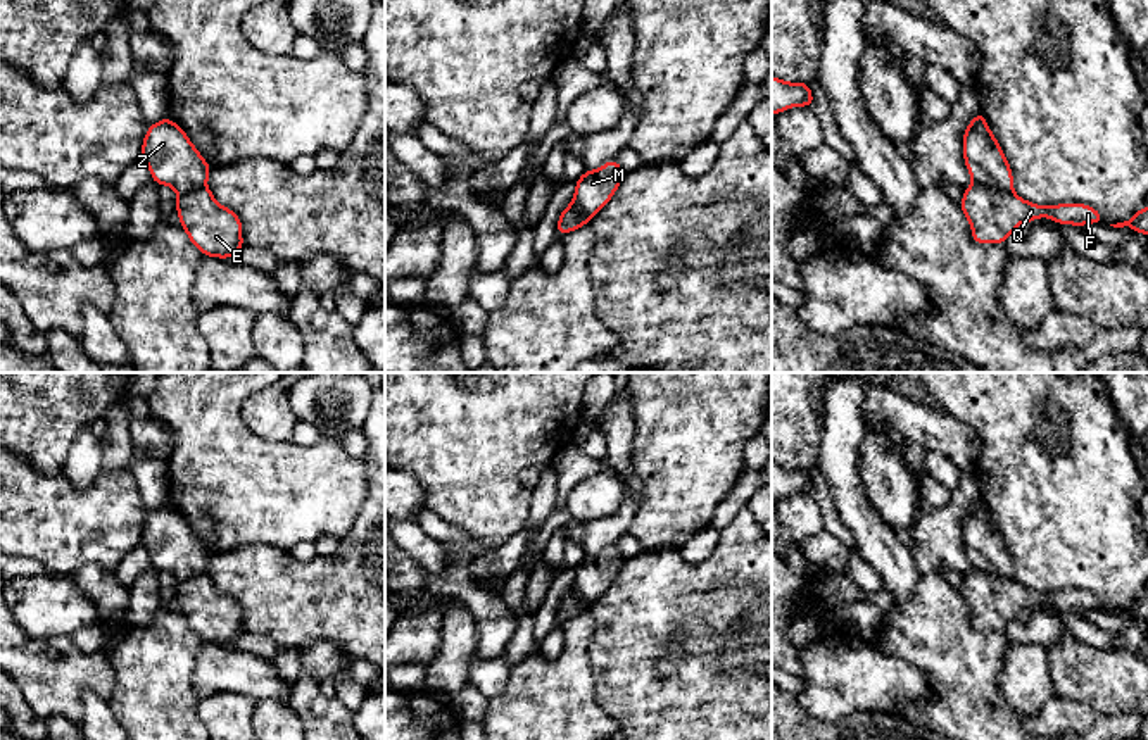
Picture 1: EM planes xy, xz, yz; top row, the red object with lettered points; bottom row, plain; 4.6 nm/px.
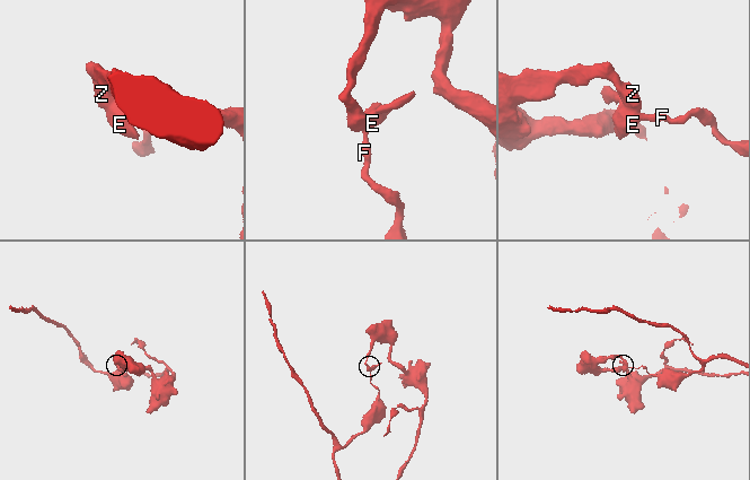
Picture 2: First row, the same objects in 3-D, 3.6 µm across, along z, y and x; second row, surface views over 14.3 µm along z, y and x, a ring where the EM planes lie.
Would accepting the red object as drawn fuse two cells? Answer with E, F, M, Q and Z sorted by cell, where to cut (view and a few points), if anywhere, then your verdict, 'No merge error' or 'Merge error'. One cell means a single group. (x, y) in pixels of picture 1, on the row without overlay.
Groups: E F M Q / Z. Split along yz (974, 568), (1012, 578). Merge error

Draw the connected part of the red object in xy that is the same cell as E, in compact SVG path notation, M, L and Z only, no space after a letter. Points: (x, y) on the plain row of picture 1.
M207 573L180 581L176 599L190 628L207 643L230 645L245 633L240 604L219 592Z

